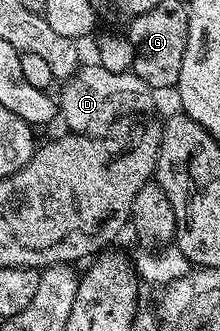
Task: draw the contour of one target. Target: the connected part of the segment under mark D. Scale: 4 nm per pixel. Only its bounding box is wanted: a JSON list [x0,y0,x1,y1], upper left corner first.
[58,62,150,136]

